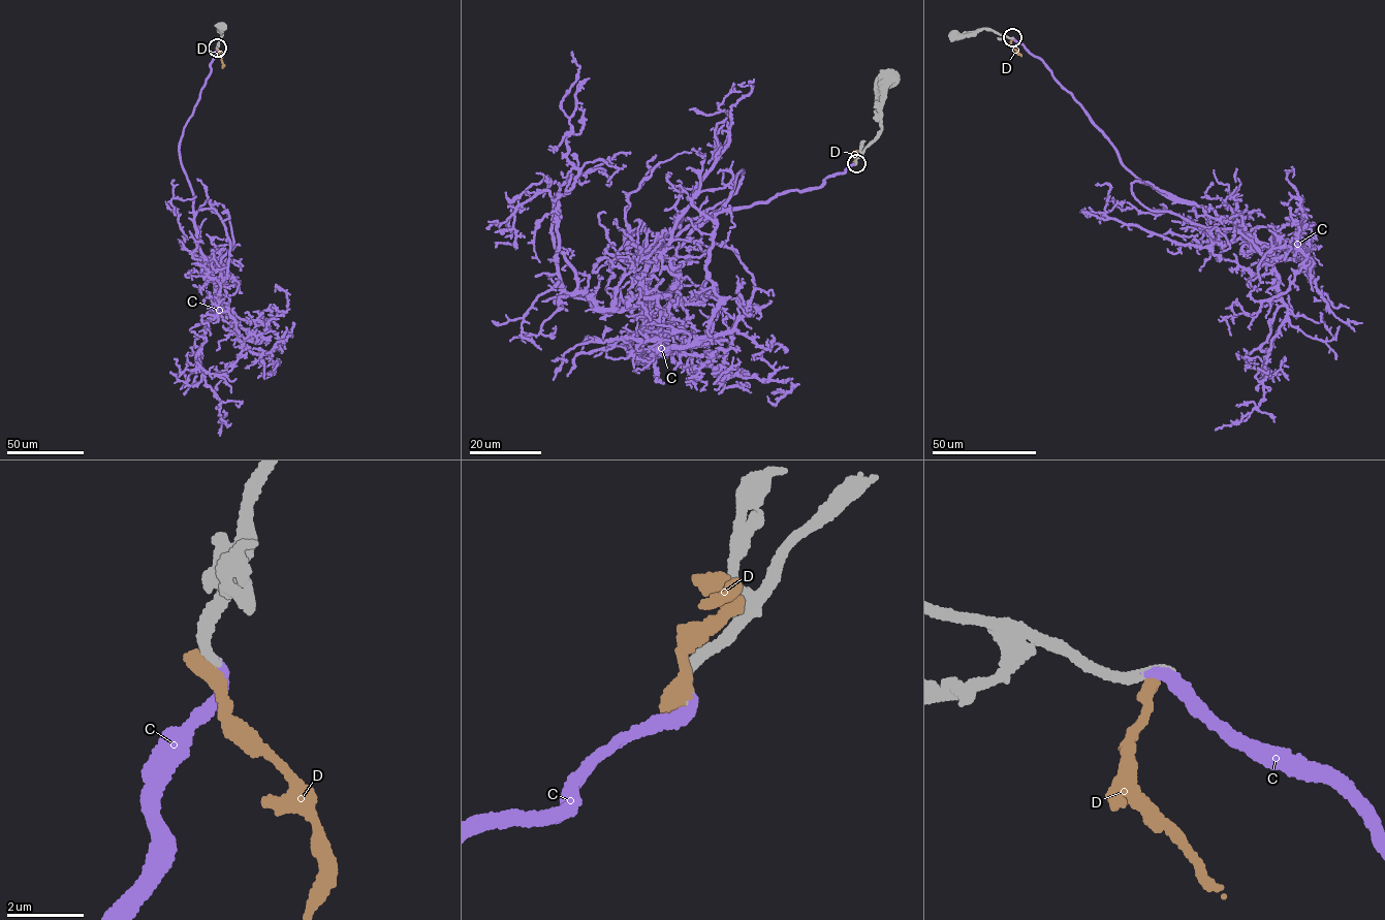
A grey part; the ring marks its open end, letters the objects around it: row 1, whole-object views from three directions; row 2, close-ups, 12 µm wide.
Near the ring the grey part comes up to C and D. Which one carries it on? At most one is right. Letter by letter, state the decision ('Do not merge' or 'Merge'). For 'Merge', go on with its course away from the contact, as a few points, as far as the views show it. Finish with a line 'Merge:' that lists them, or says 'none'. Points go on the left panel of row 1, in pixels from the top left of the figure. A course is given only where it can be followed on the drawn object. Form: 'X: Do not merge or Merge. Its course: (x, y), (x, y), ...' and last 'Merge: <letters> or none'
C: Merge. Its course: (217, 48), (179, 144), (198, 249), (218, 298), (197, 356), (221, 402), (218, 421), (225, 423), (220, 418)
D: Do not merge
Merge: C

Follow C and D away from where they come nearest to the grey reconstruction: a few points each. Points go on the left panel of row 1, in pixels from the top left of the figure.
C: (217, 48), (179, 144), (198, 249), (218, 298), (197, 356), (221, 402), (218, 421), (225, 423), (220, 418)
D: (217, 48), (222, 68)

